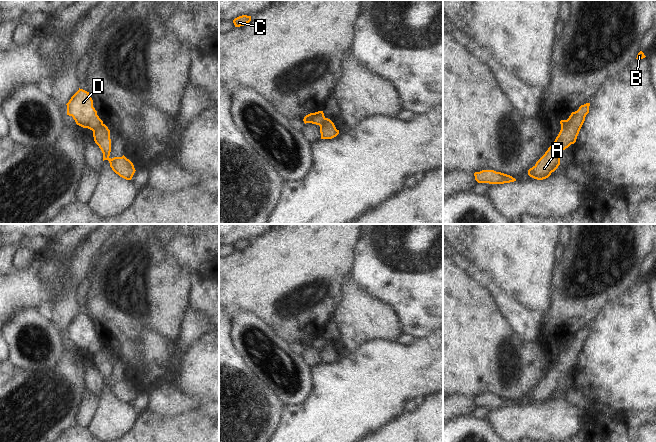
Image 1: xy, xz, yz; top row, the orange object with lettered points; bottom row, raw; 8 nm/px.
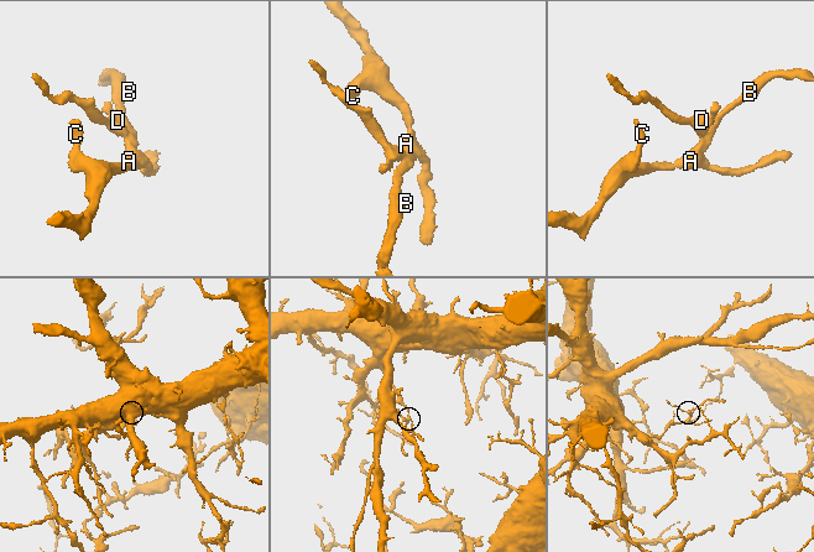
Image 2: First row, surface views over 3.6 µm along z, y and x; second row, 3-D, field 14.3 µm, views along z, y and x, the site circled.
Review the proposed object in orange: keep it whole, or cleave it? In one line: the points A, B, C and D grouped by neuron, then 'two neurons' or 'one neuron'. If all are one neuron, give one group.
A B C / D; two neurons

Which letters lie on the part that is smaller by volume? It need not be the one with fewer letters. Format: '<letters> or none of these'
D

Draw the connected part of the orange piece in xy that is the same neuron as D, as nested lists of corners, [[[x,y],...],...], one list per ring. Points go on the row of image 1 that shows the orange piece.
[[[79,88],[66,105],[67,115],[72,116],[77,125],[94,131],[103,124],[93,107],[89,92]]]

